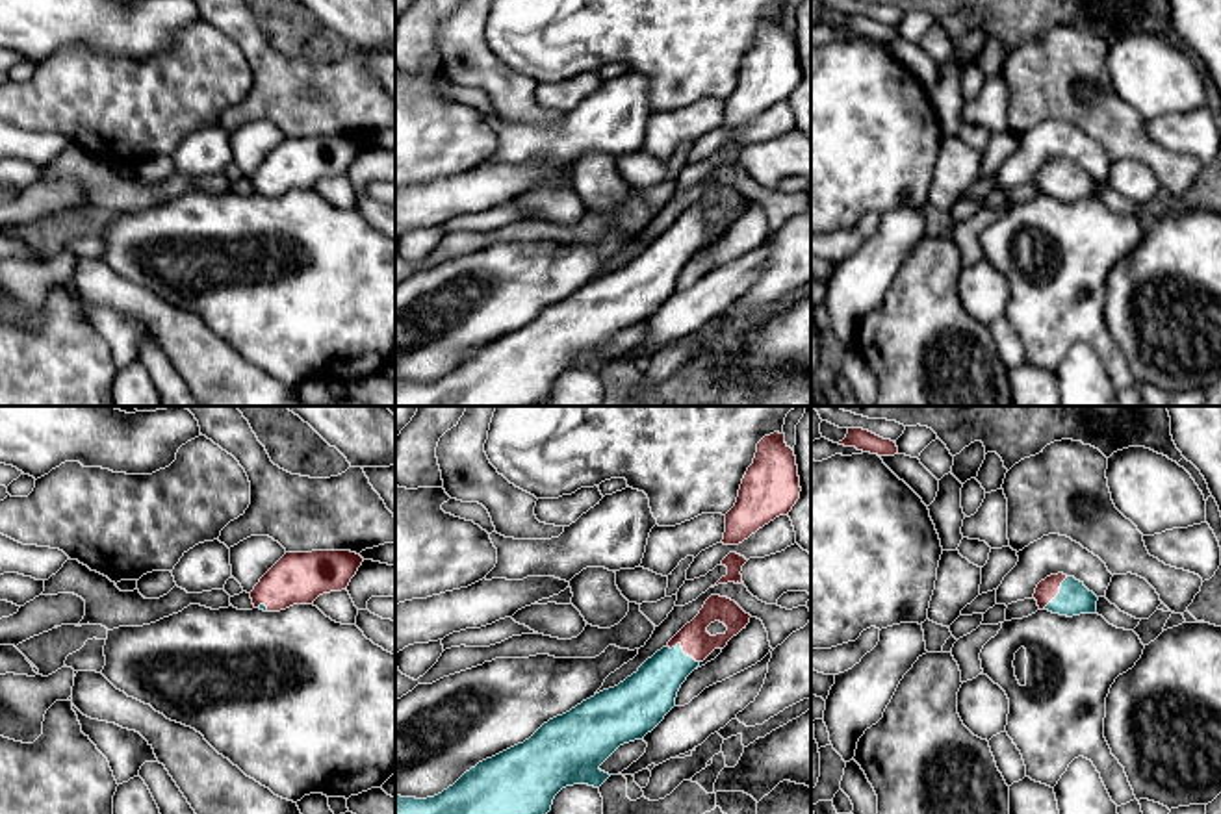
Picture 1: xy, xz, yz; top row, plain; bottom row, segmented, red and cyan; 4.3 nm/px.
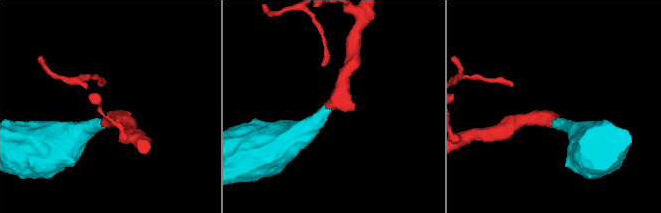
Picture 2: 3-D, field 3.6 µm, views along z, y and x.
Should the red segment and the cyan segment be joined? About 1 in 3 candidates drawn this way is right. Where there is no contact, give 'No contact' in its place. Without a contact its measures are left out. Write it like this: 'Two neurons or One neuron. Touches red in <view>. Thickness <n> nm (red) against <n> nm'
One neuron. Touches red in xz. Thickness 140 nm (red) against 220 nm

